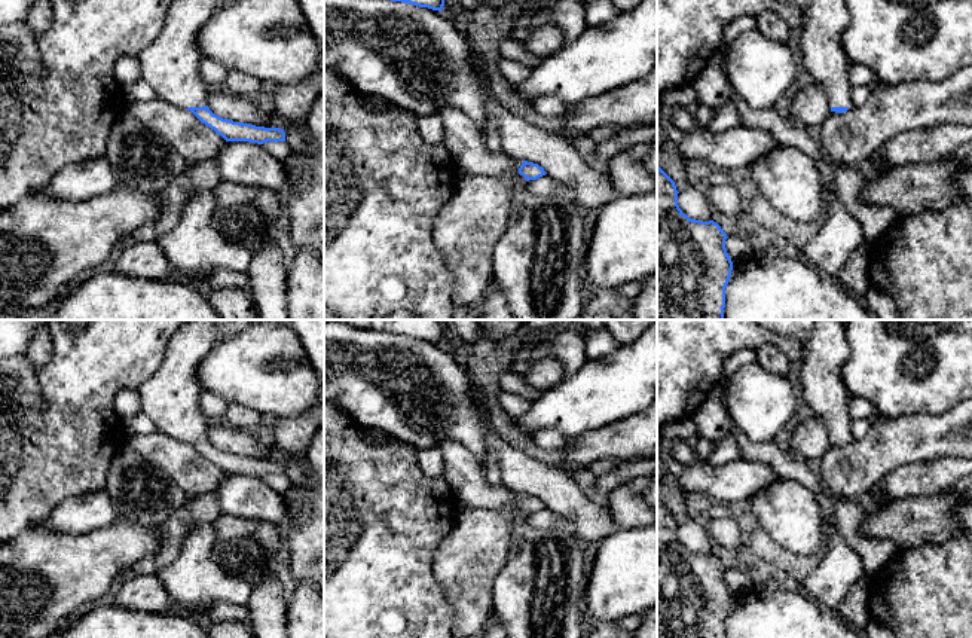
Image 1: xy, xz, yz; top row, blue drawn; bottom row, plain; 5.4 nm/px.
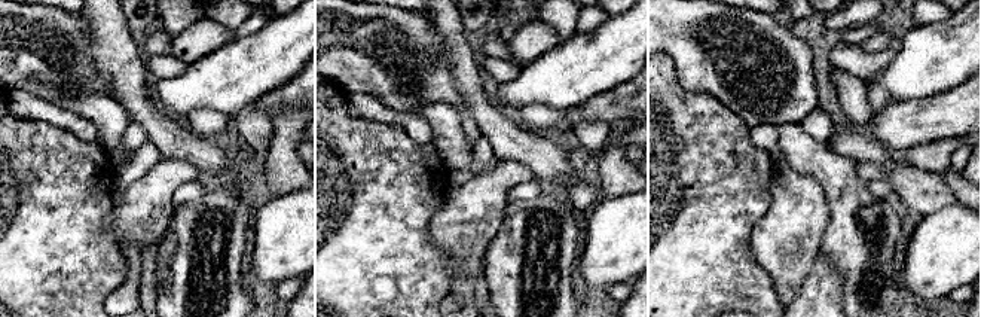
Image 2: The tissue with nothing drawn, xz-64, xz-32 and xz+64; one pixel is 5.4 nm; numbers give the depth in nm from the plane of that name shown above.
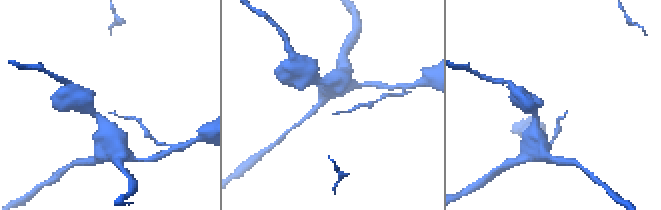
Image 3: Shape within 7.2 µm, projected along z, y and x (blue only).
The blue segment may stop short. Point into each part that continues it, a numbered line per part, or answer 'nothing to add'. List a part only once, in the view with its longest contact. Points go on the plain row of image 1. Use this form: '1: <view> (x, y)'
nothing to add

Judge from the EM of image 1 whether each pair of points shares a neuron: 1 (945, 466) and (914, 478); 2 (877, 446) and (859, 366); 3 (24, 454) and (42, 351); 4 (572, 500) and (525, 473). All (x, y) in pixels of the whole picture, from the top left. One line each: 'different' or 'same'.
1: same
2: different
3: different
4: same

